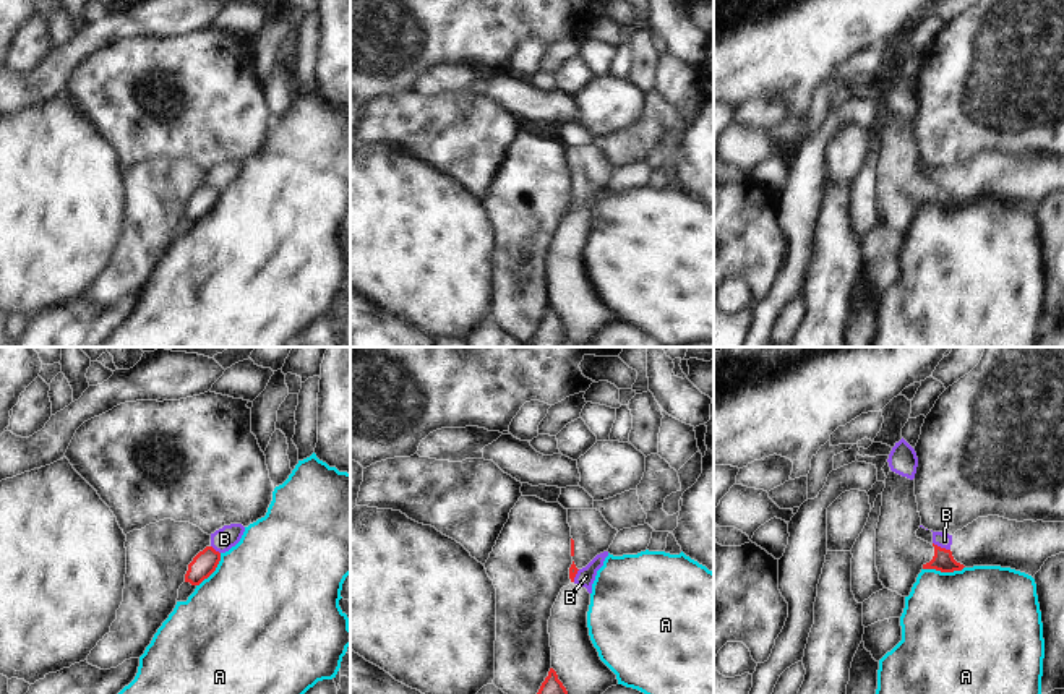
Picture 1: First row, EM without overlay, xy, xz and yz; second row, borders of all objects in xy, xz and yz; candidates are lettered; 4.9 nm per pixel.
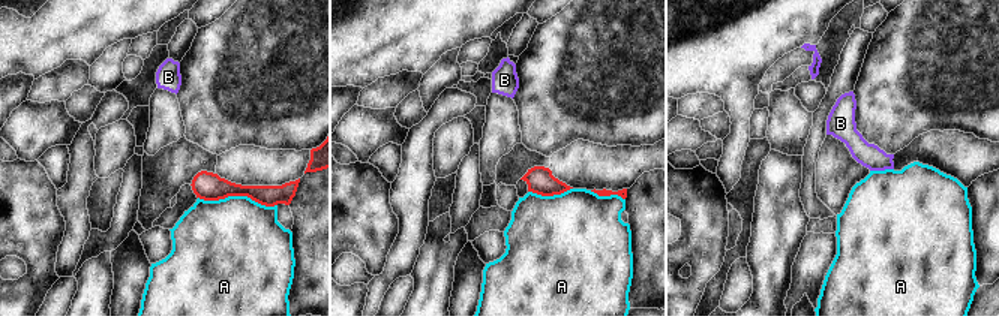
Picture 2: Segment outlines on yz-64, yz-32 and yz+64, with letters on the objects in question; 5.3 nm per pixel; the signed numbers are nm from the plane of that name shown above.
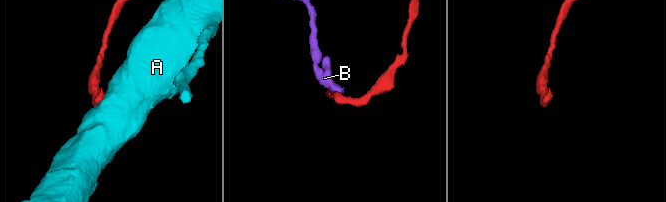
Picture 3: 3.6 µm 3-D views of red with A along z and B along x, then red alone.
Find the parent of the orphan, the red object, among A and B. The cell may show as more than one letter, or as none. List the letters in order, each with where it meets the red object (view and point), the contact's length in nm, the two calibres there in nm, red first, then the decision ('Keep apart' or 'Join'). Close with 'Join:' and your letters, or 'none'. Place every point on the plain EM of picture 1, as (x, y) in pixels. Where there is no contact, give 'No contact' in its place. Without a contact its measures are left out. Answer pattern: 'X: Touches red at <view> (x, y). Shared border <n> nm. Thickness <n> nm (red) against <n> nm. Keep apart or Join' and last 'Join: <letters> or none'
A: Touches red at yz (943, 208). Shared border 200 nm. Thickness 110 nm (red) against 480 nm. Keep apart
B: Touches red at yz (939, 184). Shared border 100 nm. Thickness 110 nm (red) against 80 nm. Keep apart
Join: none.

